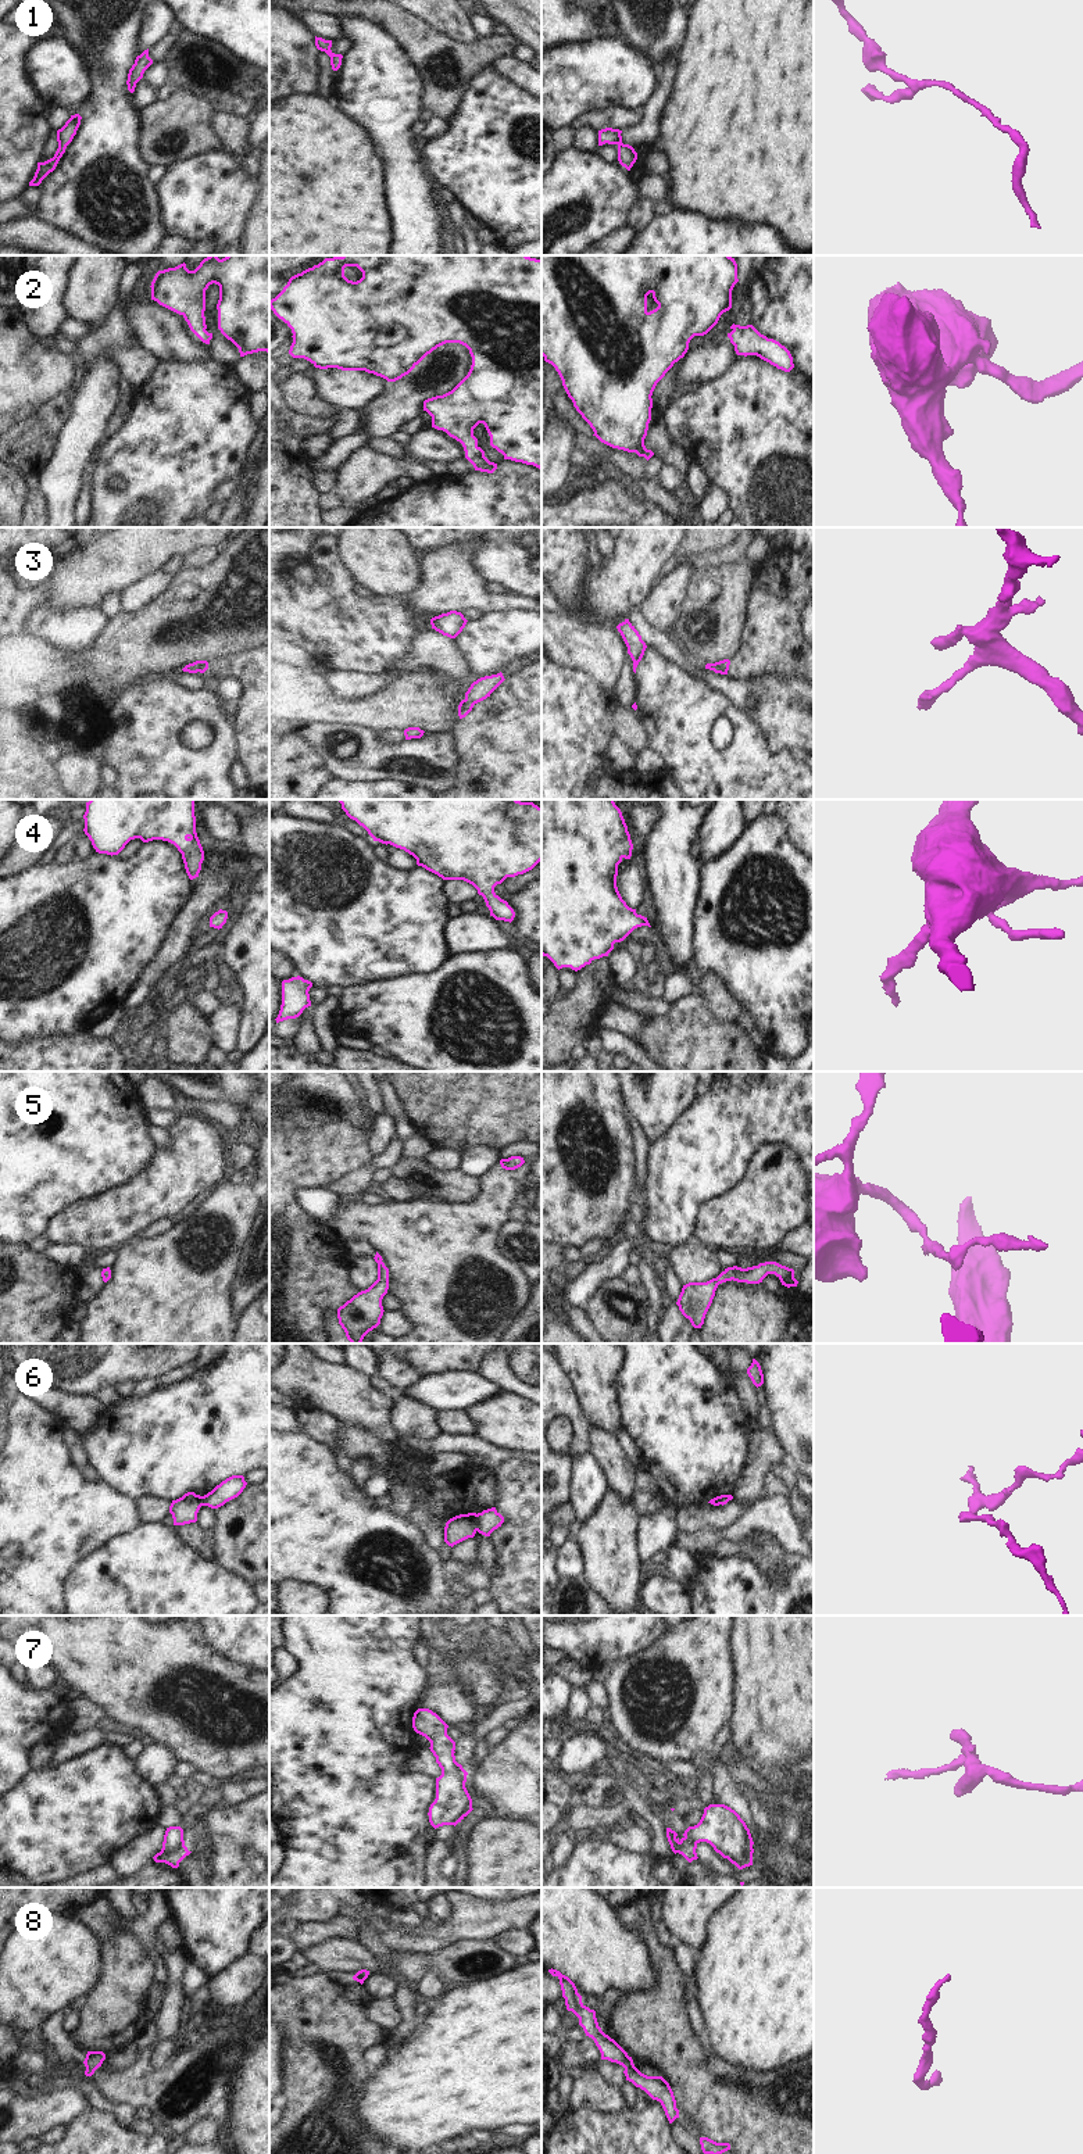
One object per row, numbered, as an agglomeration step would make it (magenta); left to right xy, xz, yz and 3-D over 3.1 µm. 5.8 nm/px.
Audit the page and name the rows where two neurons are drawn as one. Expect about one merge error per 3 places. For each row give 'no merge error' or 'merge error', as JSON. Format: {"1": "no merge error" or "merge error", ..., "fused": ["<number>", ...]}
{"1": "no merge error", "2": "no merge error", "3": "no merge error", "4": "no merge error", "5": "no merge error", "6": "merge error", "7": "merge error", "8": "no merge error", "fused": ["6", "7"]}

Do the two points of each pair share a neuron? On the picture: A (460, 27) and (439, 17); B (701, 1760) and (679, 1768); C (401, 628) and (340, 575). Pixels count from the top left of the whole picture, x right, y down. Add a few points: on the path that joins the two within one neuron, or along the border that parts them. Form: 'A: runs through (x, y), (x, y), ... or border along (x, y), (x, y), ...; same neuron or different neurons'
A: runs through (454, 24), (445, 17); same neuron
B: border along (689, 1760), (701, 1775); different neurons
C: runs through (383, 626), (347, 593); same neuron

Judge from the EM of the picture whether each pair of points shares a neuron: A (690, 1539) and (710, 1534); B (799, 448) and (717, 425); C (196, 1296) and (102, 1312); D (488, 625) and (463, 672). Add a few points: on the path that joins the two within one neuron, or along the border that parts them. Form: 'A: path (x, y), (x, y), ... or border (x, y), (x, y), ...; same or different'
A: path (694, 1539), (706, 1538); same
B: path (778, 448), (772, 448), (754, 430), (737, 428); same
C: path (172, 1301), (161, 1312), (125, 1312); same
D: border (453, 639), (472, 673); different

